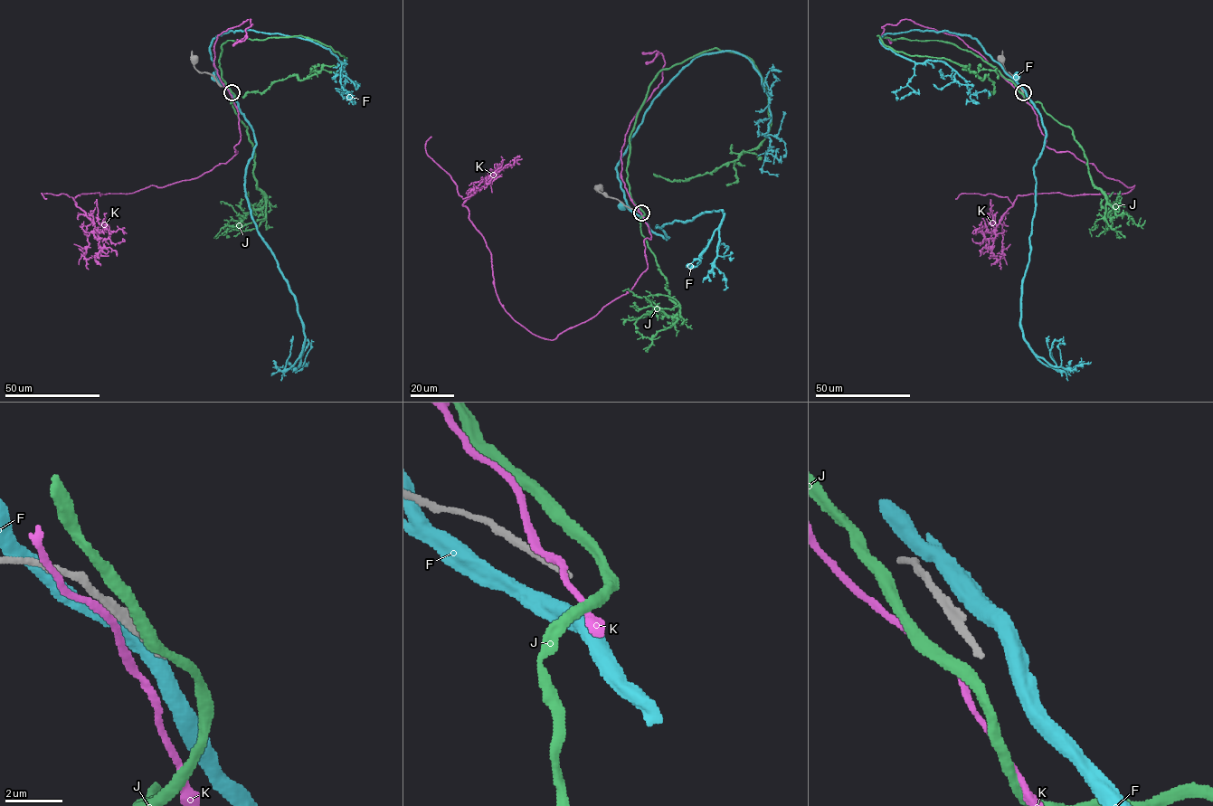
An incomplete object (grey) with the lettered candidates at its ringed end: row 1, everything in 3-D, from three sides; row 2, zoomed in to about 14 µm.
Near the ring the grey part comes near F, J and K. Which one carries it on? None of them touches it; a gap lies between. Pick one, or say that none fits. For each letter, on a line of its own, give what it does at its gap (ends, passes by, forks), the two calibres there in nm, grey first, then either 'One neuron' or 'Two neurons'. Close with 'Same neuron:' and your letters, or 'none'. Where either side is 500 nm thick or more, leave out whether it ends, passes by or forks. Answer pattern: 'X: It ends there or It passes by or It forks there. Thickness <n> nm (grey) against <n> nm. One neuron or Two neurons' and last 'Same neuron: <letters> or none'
F: Thickness 240 nm (grey) against 550 nm. Two neurons
J: It passes by. Thickness 240 nm (grey) against 340 nm. One neuron
K: It passes by. Thickness 240 nm (grey) against 240 nm. Two neurons
Same neuron: J

